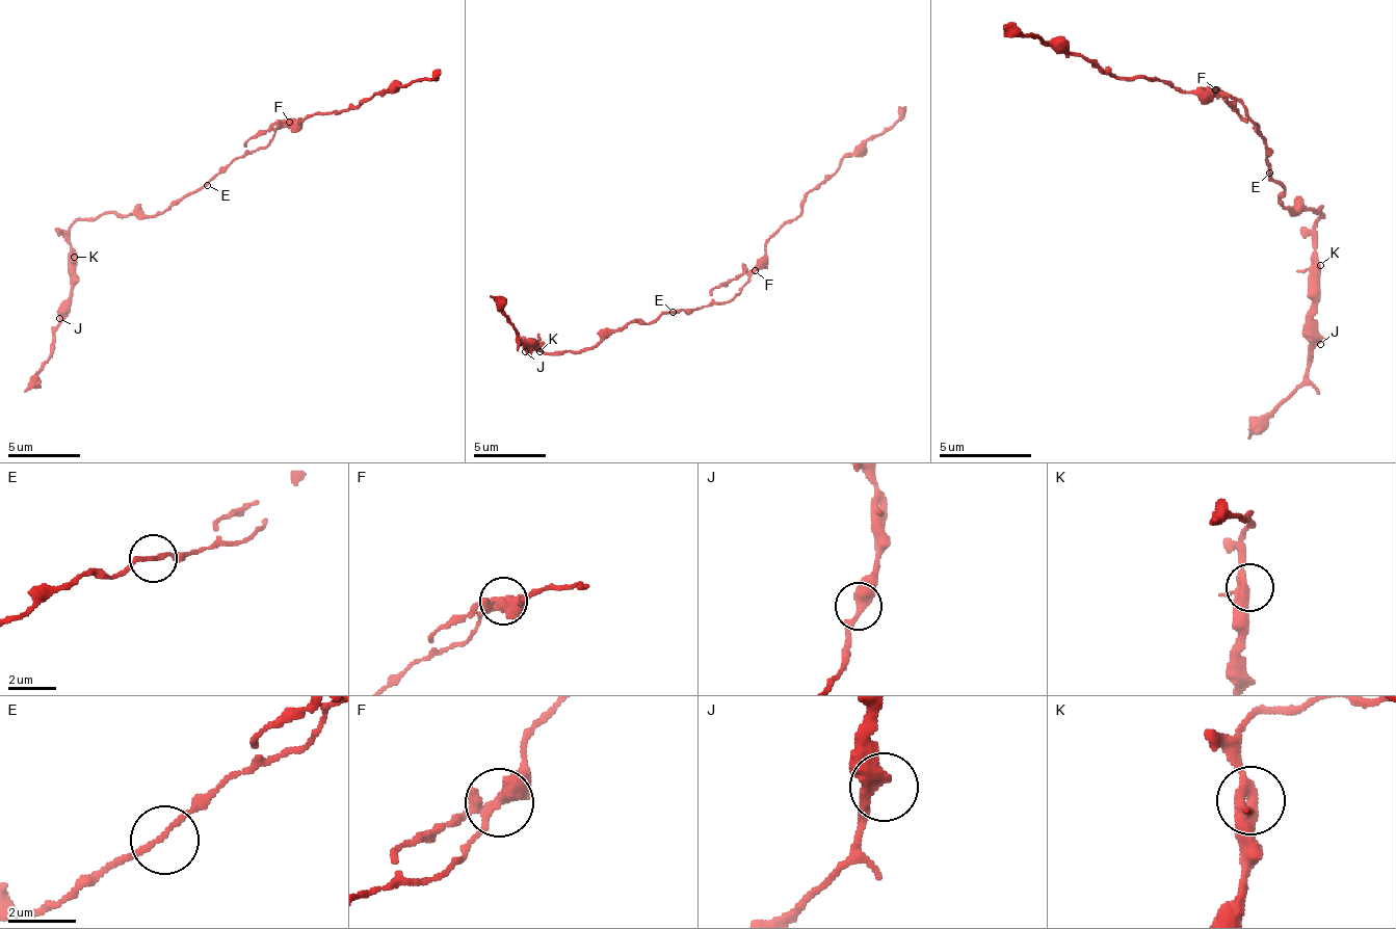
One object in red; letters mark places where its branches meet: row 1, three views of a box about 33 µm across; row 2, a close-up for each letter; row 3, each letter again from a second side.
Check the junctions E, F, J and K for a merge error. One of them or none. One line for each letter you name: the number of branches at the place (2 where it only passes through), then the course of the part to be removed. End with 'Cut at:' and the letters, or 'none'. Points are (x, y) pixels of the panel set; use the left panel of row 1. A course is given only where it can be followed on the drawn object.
Cut at: none

